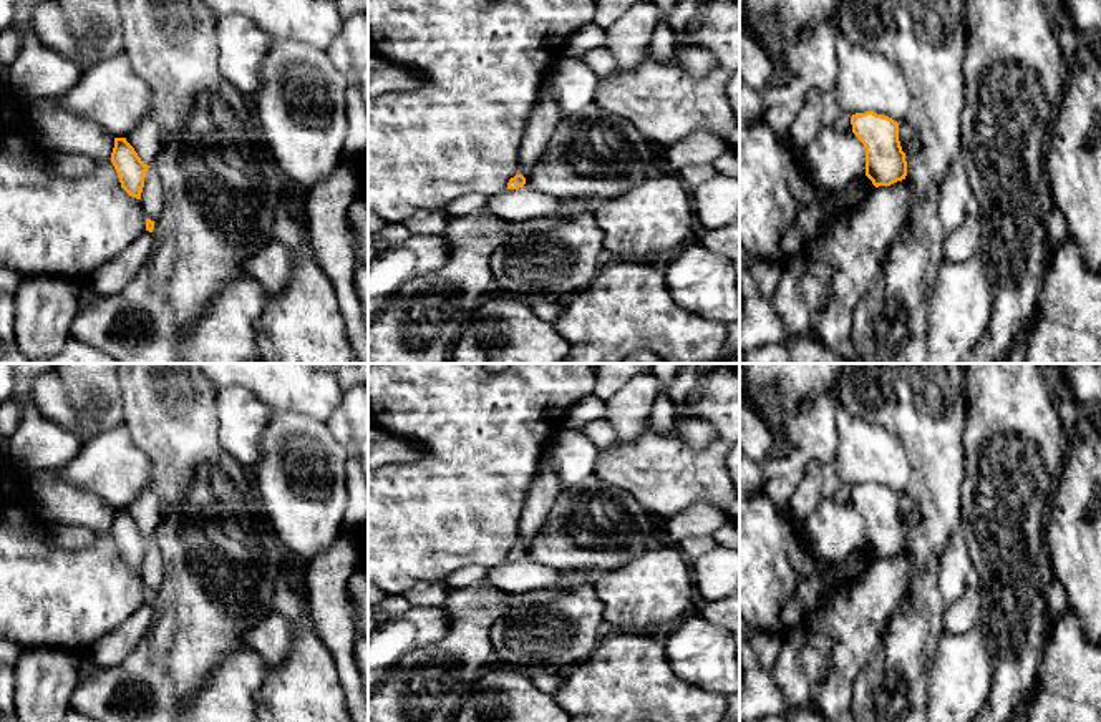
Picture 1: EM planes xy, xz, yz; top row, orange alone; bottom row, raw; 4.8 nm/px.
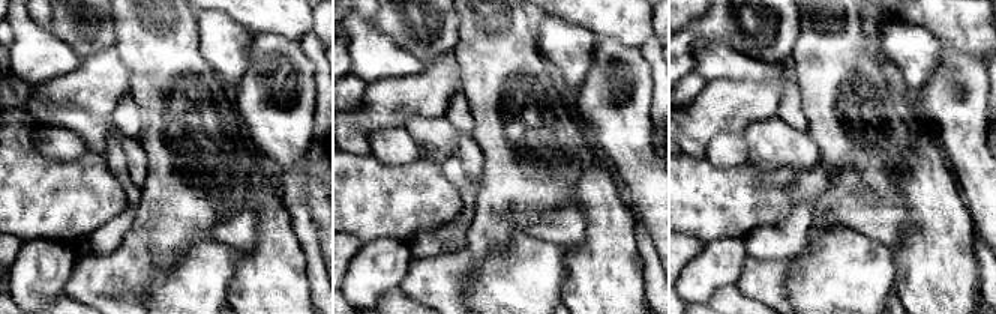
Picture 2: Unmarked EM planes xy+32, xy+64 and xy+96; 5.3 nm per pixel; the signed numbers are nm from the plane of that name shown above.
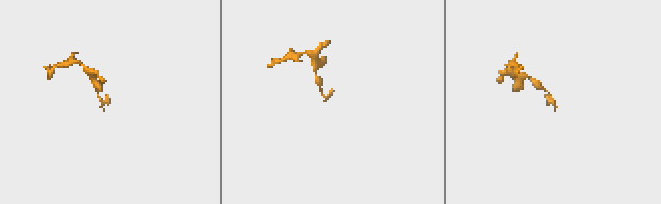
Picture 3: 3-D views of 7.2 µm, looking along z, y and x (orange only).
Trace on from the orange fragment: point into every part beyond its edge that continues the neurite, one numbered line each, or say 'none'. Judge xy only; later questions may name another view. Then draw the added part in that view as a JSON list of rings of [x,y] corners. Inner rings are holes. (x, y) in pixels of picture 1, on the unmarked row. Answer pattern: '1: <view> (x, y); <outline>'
none

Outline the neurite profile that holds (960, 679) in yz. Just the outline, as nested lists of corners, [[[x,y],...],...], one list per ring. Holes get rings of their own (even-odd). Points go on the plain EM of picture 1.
[[[980,627],[939,639],[929,674],[927,722],[972,722],[992,690],[992,657]]]

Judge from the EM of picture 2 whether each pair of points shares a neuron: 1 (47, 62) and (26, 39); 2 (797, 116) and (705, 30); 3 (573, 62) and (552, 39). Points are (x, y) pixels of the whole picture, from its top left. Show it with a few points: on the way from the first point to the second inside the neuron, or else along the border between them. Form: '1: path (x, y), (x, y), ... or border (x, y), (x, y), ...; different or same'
1: path (41, 56), (32, 45); same
2: border (749, 54), (722, 42), (699, 39), (692, 66); different
3: path (569, 56), (558, 45); same

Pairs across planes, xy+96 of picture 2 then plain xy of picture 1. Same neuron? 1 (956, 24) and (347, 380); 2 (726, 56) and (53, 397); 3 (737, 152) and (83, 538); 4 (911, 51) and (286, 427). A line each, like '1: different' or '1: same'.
1: different
2: different
3: same
4: different

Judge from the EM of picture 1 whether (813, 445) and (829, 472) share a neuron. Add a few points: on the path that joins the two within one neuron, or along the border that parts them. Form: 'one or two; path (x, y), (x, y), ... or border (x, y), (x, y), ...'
two; border (833, 458), (823, 468), (821, 497)

